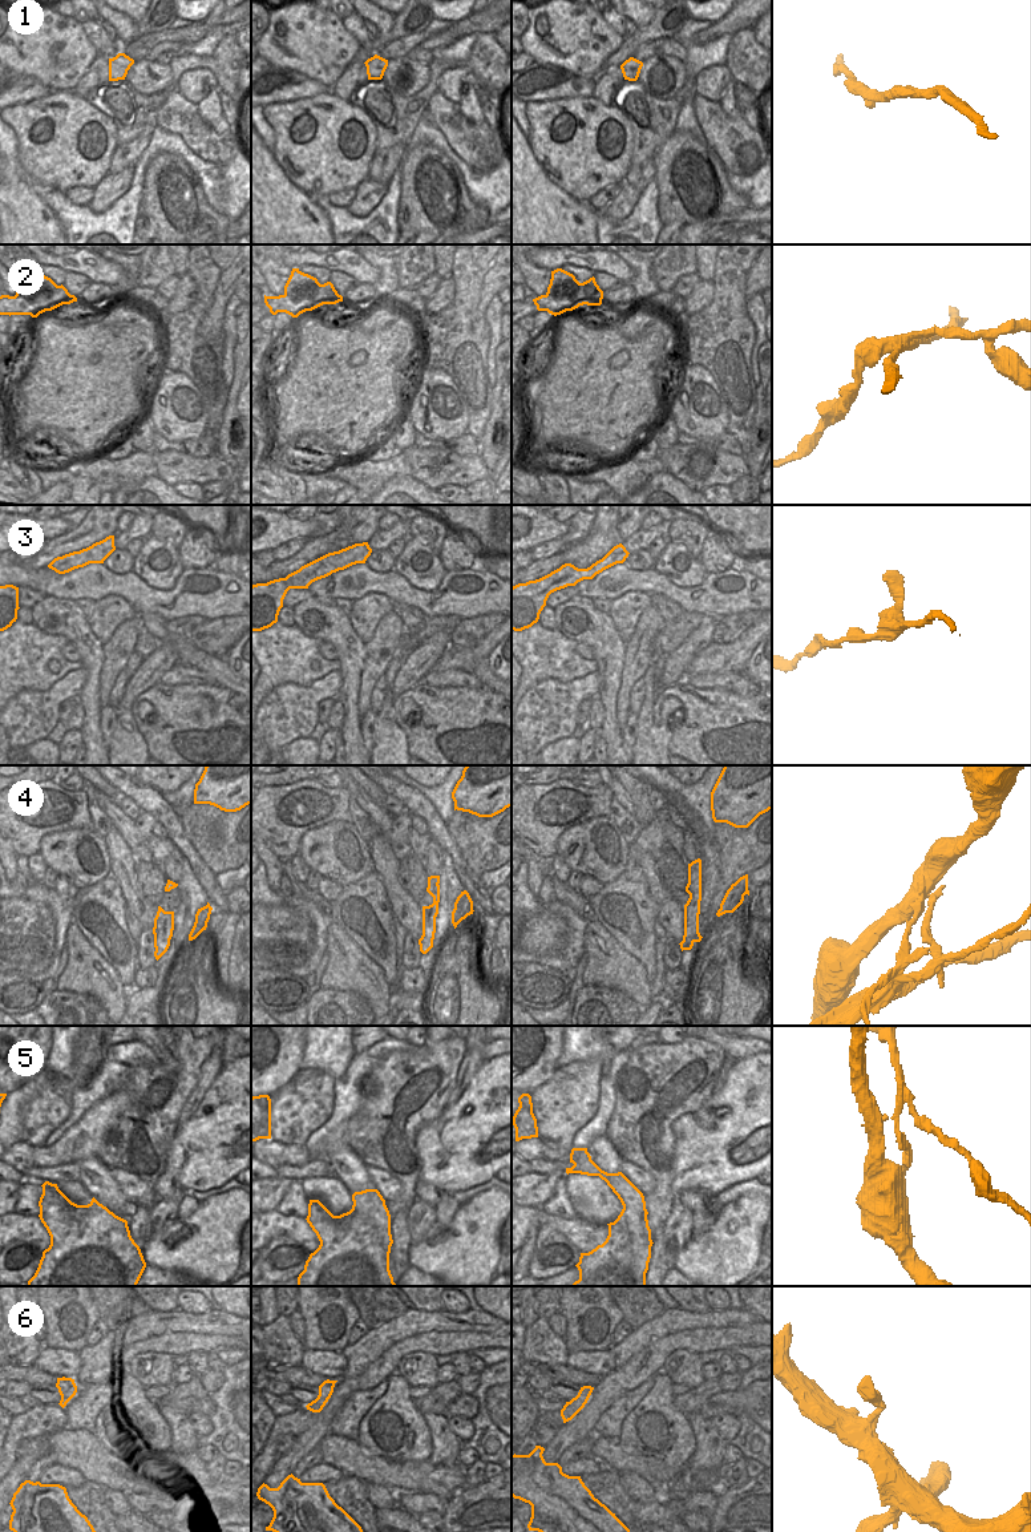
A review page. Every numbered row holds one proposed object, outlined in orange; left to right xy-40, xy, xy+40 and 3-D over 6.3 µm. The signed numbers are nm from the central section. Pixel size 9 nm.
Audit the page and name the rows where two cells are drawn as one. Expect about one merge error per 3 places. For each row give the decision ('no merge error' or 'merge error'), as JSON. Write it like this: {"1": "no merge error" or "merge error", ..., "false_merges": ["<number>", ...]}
{"1": "no merge error", "2": "merge error", "3": "no merge error", "4": "merge error", "5": "merge error", "6": "no merge error", "false_merges": ["2", "4", "5"]}

